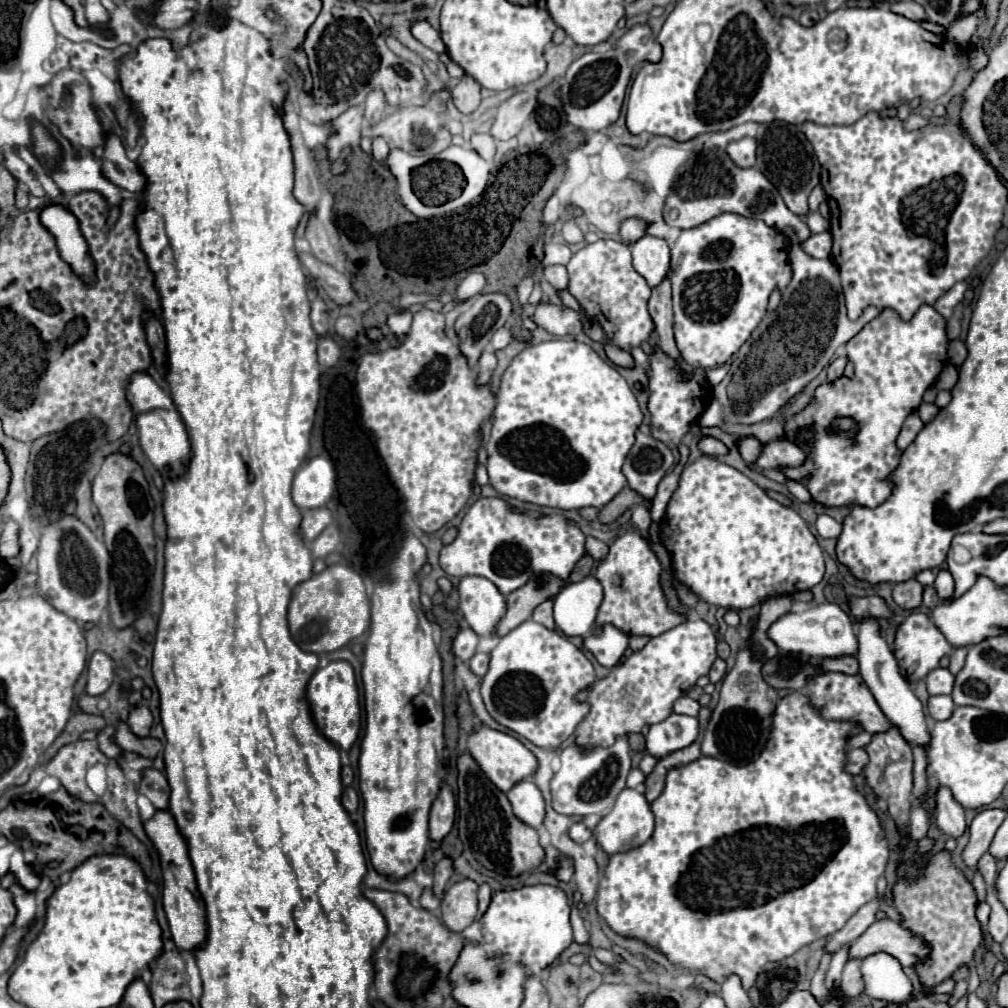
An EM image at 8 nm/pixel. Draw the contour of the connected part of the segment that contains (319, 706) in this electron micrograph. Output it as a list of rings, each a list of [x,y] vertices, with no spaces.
[[[332,661],[328,667],[318,669],[306,687],[306,699],[320,733],[336,747],[348,751],[360,733],[360,701],[352,665],[346,661]]]

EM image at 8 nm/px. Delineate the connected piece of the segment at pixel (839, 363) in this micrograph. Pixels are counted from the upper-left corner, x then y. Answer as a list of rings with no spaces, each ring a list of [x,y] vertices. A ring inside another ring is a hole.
[[[838,357],[834,363],[830,363],[830,367],[828,367],[828,381],[836,381],[838,377],[842,377],[846,363],[848,363],[846,357]]]

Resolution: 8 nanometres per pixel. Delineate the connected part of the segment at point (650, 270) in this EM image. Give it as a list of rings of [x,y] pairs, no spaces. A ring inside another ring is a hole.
[[[644,235],[632,247],[634,269],[648,281],[650,287],[656,287],[664,281],[670,271],[670,249],[664,239]]]

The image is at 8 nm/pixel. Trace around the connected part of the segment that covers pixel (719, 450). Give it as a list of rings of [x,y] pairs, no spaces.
[[[710,435],[700,437],[700,441],[698,441],[698,449],[700,449],[702,453],[708,453],[708,455],[718,455],[718,457],[728,453],[728,447],[726,447],[722,441],[718,441],[718,439],[710,437]]]

